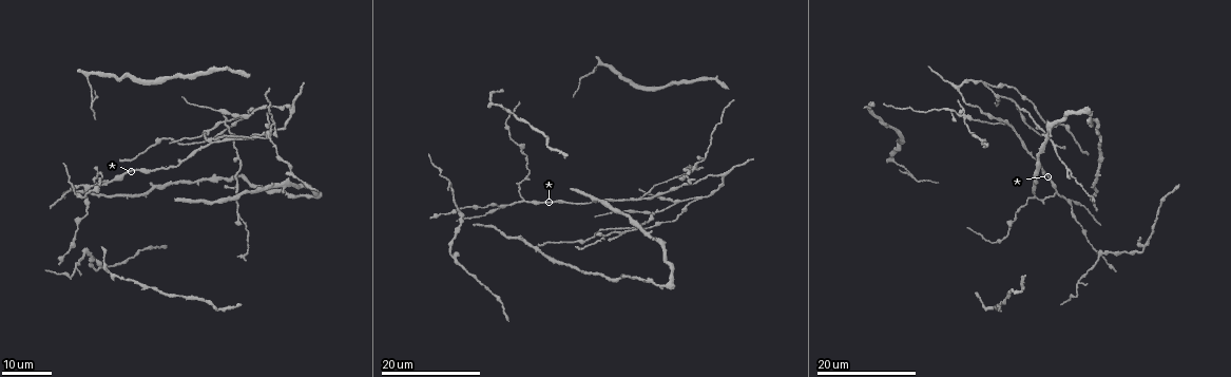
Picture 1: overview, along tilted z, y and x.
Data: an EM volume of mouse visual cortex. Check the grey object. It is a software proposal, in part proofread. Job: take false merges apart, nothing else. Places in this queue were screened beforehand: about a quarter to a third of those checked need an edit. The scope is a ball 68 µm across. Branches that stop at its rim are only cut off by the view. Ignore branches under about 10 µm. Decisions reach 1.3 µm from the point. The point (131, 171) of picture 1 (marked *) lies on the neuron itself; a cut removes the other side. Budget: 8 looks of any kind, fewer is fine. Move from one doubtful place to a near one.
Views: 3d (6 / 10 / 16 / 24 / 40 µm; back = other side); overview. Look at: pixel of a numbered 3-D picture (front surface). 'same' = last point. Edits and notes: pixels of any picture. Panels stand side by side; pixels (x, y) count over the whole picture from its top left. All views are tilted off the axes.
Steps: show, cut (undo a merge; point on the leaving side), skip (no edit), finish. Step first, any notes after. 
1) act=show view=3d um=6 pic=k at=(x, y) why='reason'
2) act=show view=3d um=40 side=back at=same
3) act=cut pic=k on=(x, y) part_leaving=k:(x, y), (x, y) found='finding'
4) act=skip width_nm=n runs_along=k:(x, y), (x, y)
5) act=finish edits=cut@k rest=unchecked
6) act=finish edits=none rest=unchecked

act=show view=3d um=16 pic=1 at=(105, 179) why='thin arm on a thick one'

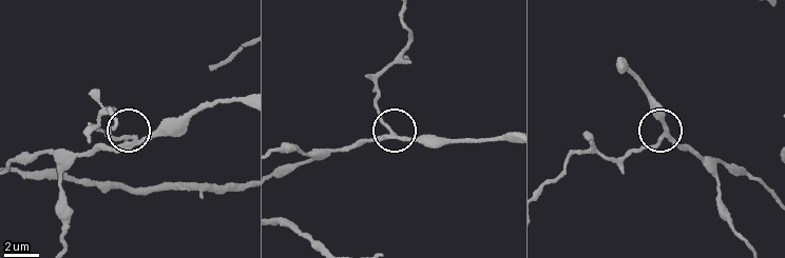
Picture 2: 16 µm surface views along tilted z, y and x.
act=show view=3d um=6 pic=2 at=(388, 129) why='closer look'

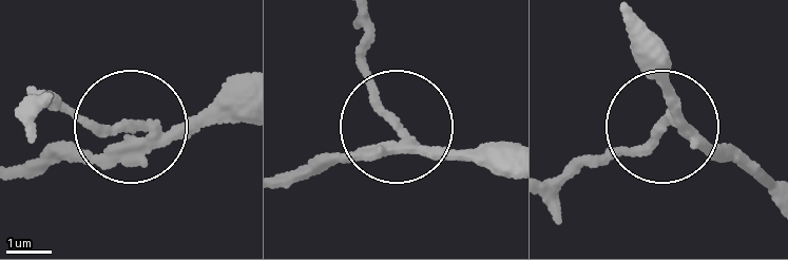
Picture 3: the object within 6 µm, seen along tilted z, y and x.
act=cut pic=3 on=(95, 128) side_arm_um=73 part_leaving=3:(149, 133), (49, 97) found='two neurons meet here'

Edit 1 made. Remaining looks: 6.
act=show view=3d um=24 pic=1 at=(86, 189) why='looks like a crossing'

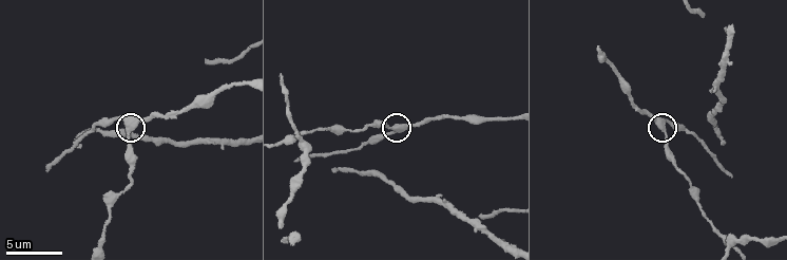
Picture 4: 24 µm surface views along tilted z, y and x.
act=show view=3d um=6 pic=4 at=(129, 125)

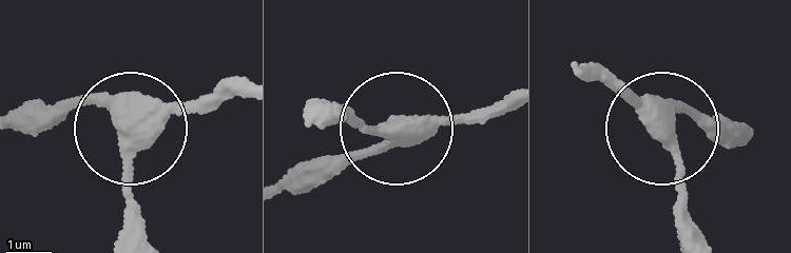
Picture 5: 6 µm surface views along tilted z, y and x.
act=skip arms=4 found='one neuron here'

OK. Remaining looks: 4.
act=show view=3d um=24 pic=1 at=(224, 122) why='four-way junction'

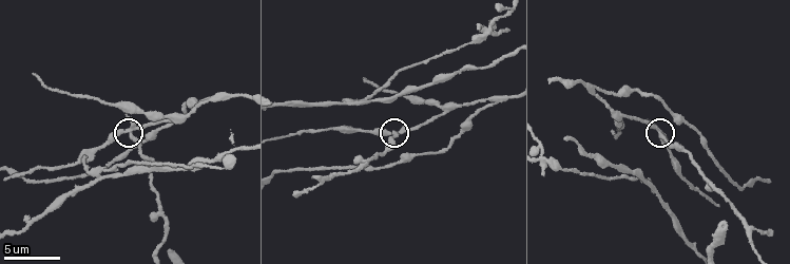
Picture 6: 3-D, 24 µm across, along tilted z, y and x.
act=show view=3d um=10 pic=6 at=(132, 134)

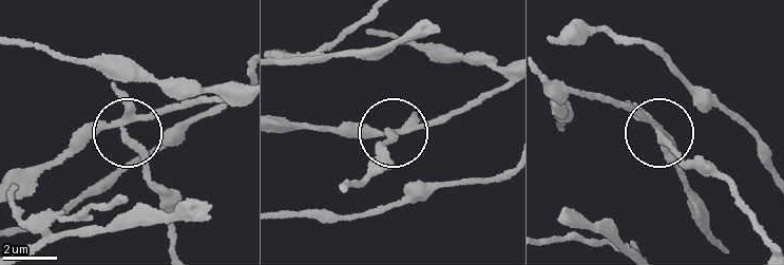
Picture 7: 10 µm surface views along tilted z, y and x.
act=cut pic=7 on=(145, 168) side_arm_um=14 part_leaving=7:(120, 132), (166, 208), (171, 248) found='two neurons meet here'

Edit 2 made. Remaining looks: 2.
act=finish edits=cut@3,cut@7 rest=unchecked

